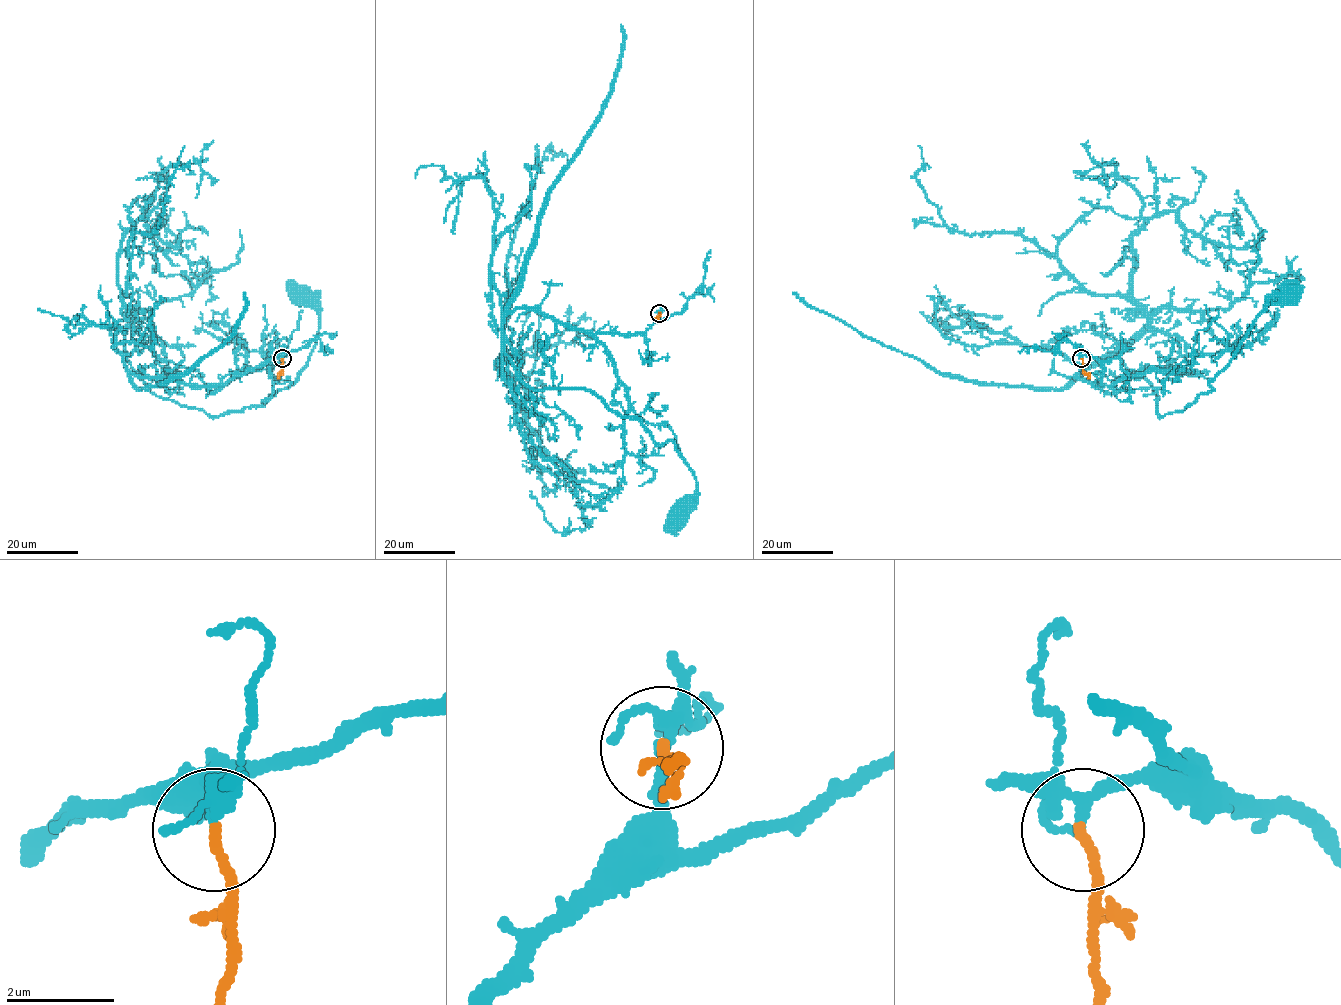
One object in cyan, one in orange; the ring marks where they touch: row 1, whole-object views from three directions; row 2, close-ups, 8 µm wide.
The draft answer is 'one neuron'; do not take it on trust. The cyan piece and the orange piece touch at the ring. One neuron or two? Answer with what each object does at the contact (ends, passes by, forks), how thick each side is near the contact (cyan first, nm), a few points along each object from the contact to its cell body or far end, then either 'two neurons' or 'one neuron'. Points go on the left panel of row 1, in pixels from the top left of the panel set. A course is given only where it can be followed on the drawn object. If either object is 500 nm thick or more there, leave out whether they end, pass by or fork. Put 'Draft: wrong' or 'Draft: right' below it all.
cyan forks; orange ends; calibres 140 and 170 nm; course cyan (281, 358), (194, 386), (138, 378), (125, 357), (162, 398), (211, 416), (258, 406), (315, 344), (304, 293); course orange (281, 358), (282, 370), (278, 378); one neuron
Draft: right

